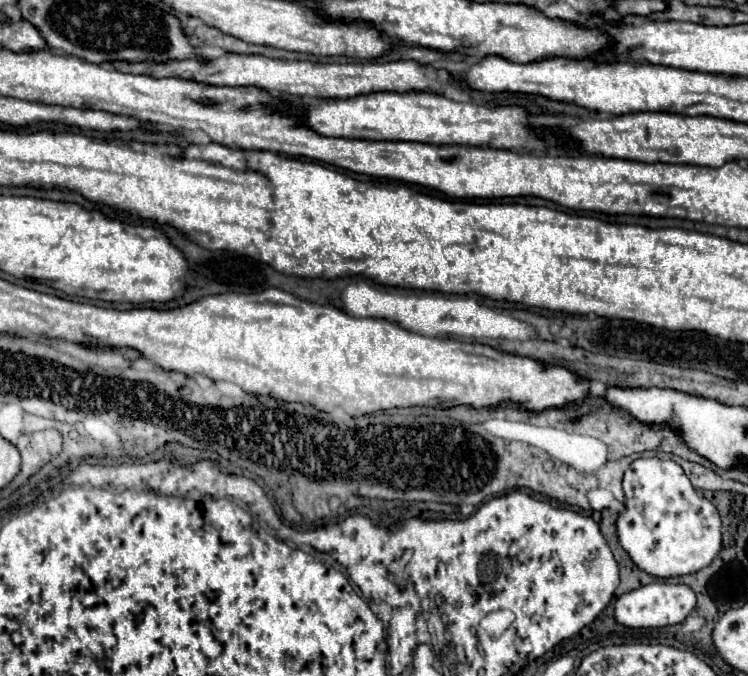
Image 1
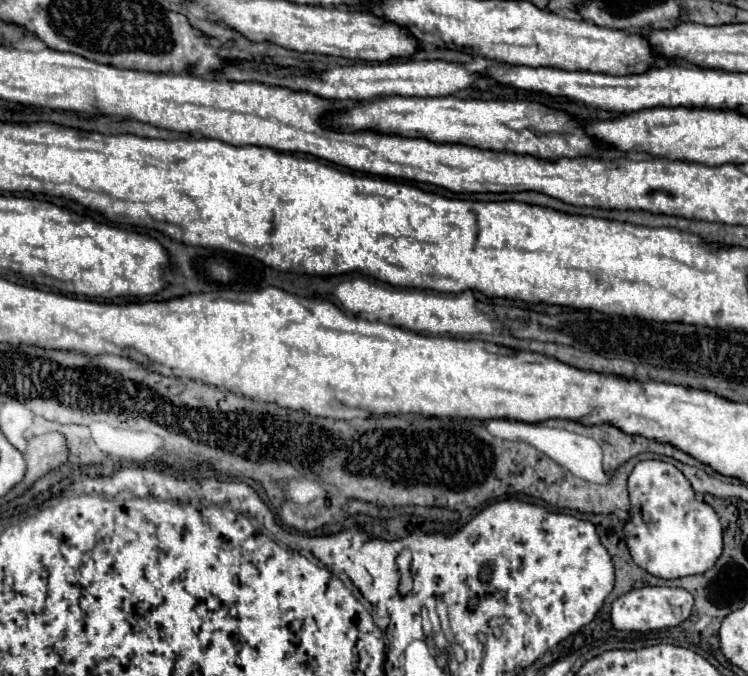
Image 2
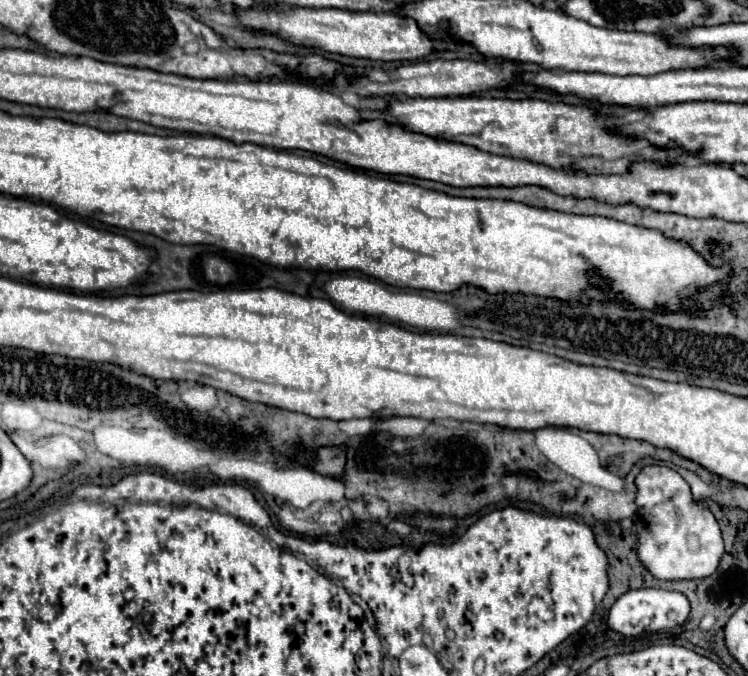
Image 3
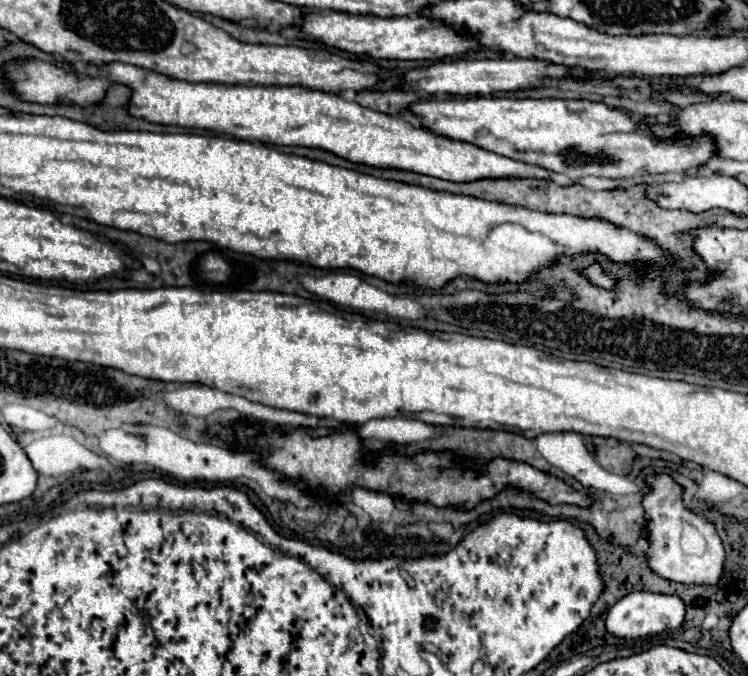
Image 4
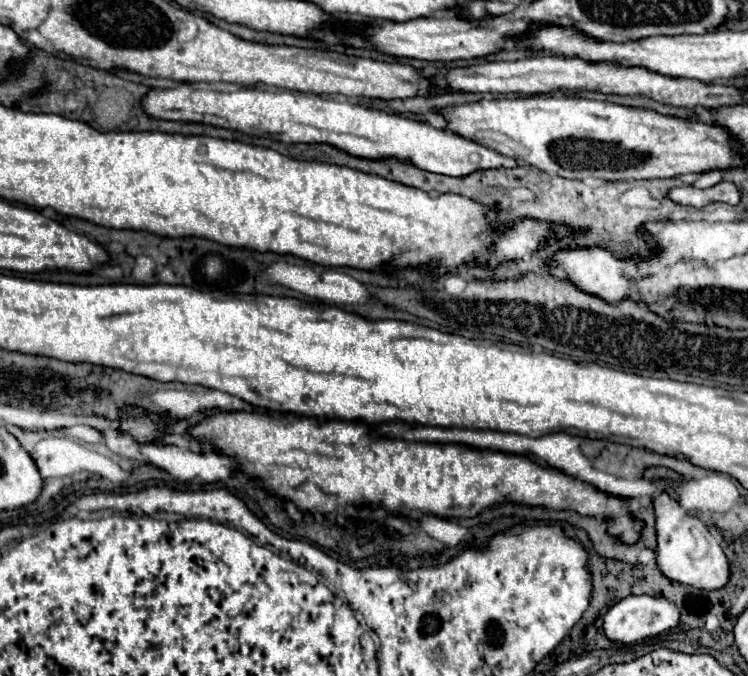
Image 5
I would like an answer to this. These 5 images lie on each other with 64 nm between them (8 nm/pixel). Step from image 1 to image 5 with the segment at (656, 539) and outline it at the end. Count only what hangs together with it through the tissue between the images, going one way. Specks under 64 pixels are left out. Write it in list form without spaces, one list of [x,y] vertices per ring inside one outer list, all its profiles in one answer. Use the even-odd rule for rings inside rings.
[[[660,494],[654,500],[654,510],[656,510],[656,536],[658,536],[656,556],[662,574],[666,574],[670,580],[700,590],[724,588],[730,580],[730,566],[712,528],[704,526],[698,518],[688,516],[680,508],[680,504],[672,500],[668,494]]]

